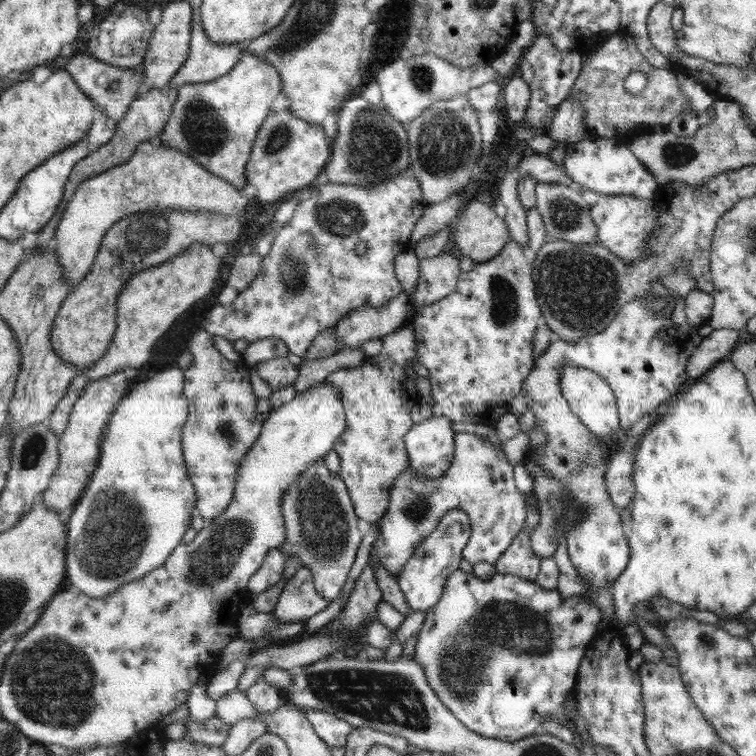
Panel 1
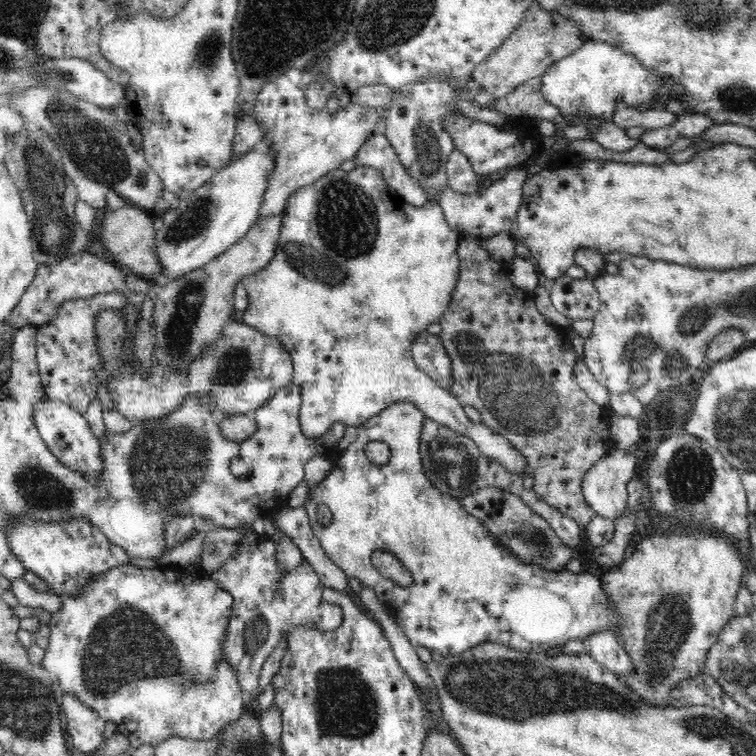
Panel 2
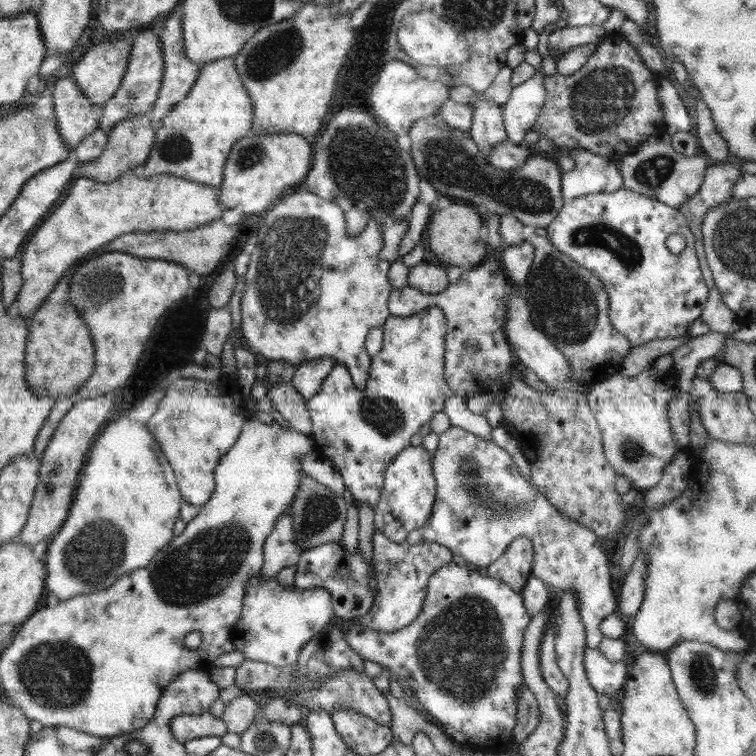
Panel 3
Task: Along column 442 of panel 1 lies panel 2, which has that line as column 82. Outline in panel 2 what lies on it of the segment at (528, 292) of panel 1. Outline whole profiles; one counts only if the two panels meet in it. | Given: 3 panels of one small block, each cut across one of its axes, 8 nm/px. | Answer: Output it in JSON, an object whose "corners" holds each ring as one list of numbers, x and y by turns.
{"corners":[[120,292,98,294,92,298,68,300,57,308,56,316,36,326,36,350,39,375,50,400,68,403,82,415,98,396,98,386,107,386,108,371,96,345,96,316,104,310,124,310,127,297]]}

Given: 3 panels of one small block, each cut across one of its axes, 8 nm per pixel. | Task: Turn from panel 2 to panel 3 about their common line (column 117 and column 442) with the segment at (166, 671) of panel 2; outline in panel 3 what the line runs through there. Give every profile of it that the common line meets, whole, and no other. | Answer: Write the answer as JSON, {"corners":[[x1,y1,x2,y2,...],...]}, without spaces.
{"corners":[[456,560,441,566,430,576,422,610,418,619,399,631,378,631,362,625,348,625,344,621,333,624,346,625,343,640,363,660,387,667,391,675,409,681,424,709,442,723,440,729,456,743,474,751,506,752,514,745,512,729,516,726,518,714,518,688,525,685,521,664,524,632,532,620,521,593,505,582,487,574,481,575,473,567]]}

